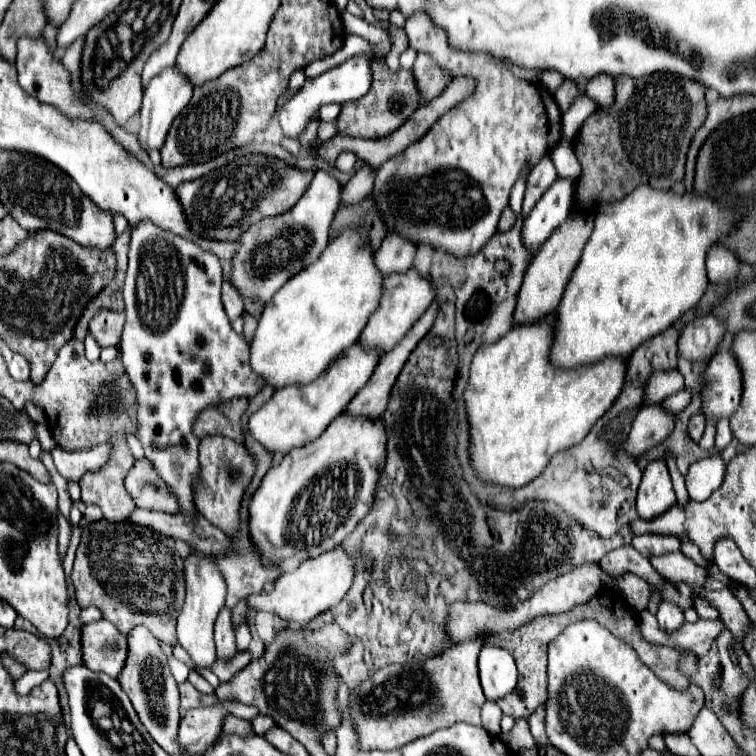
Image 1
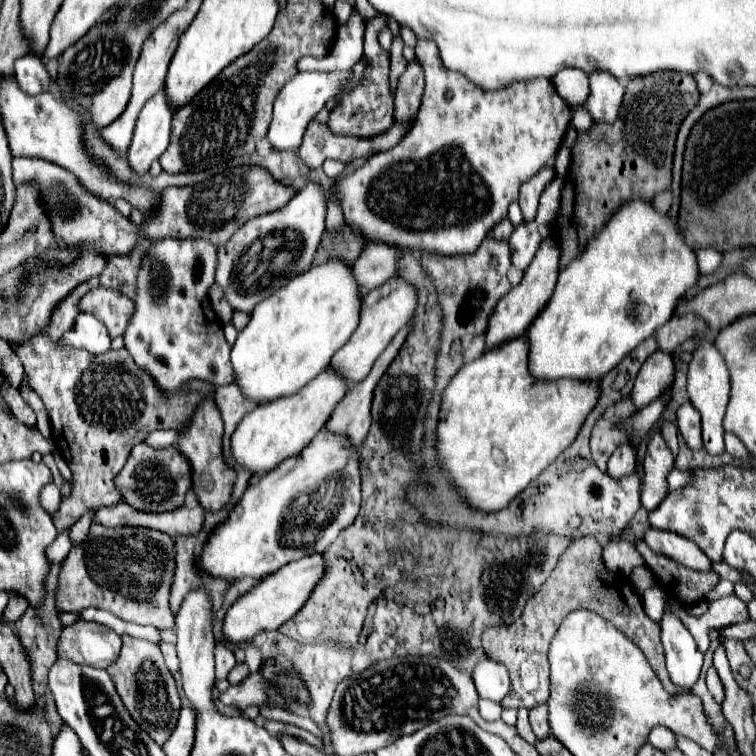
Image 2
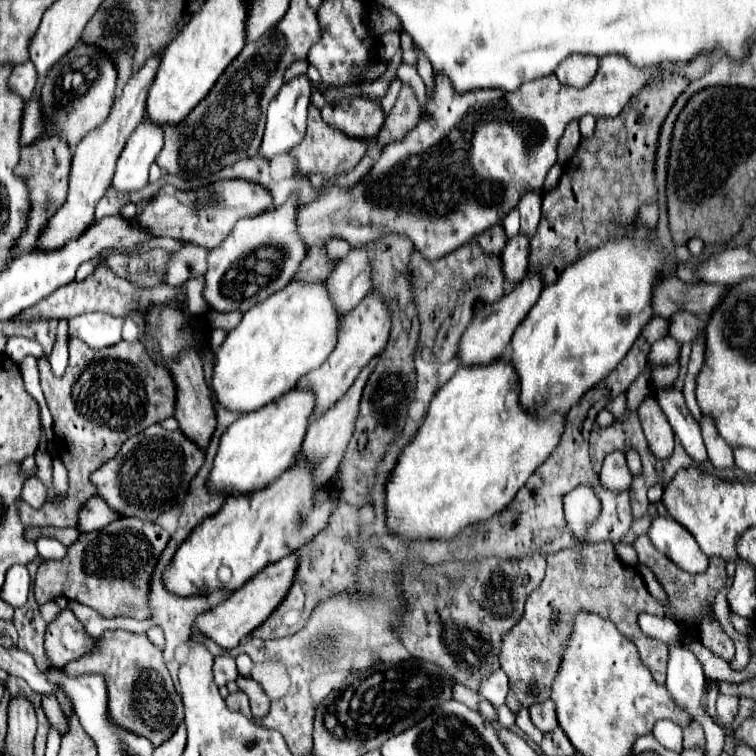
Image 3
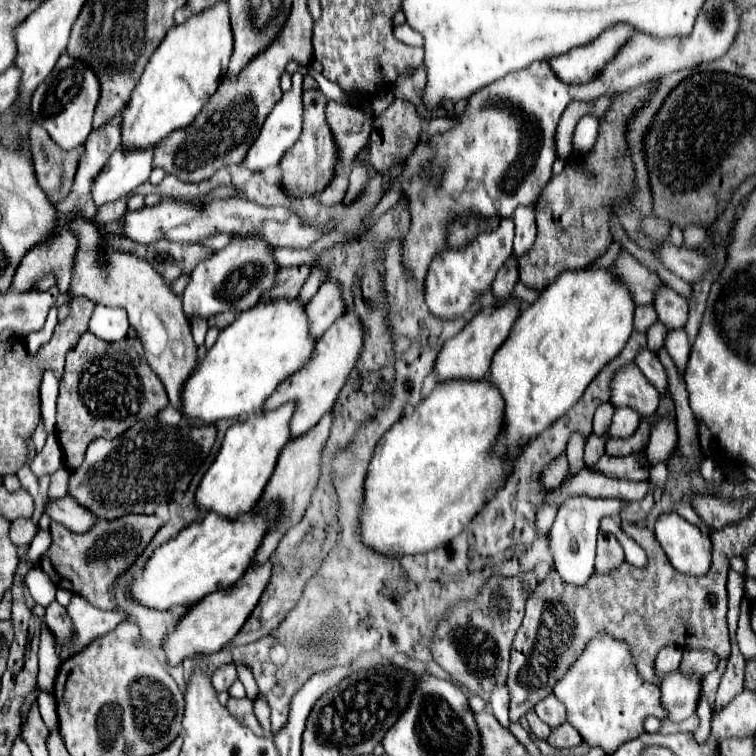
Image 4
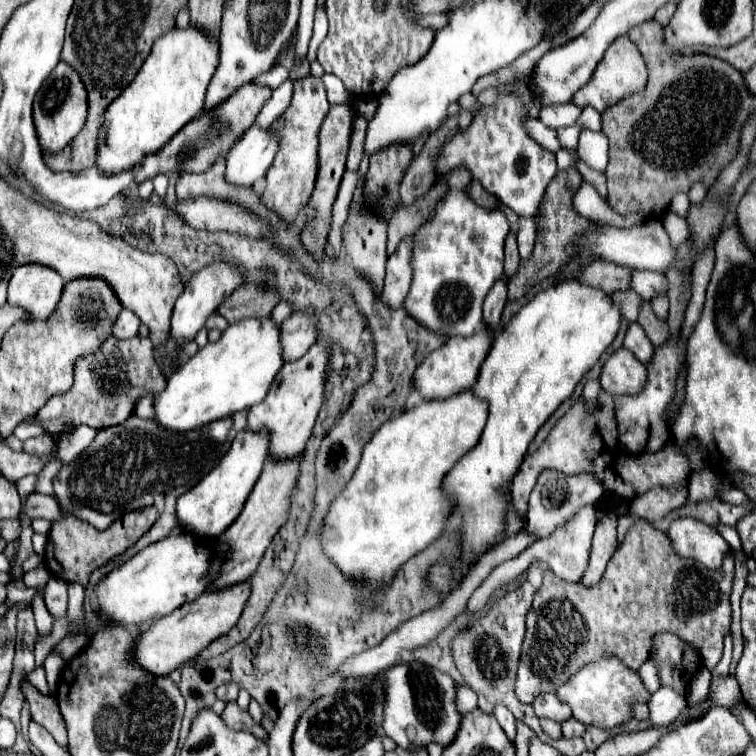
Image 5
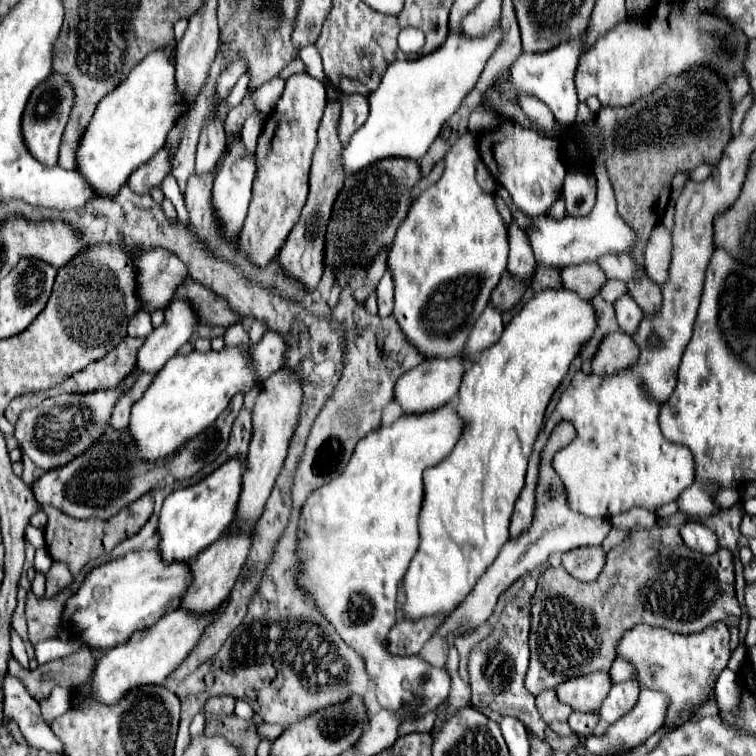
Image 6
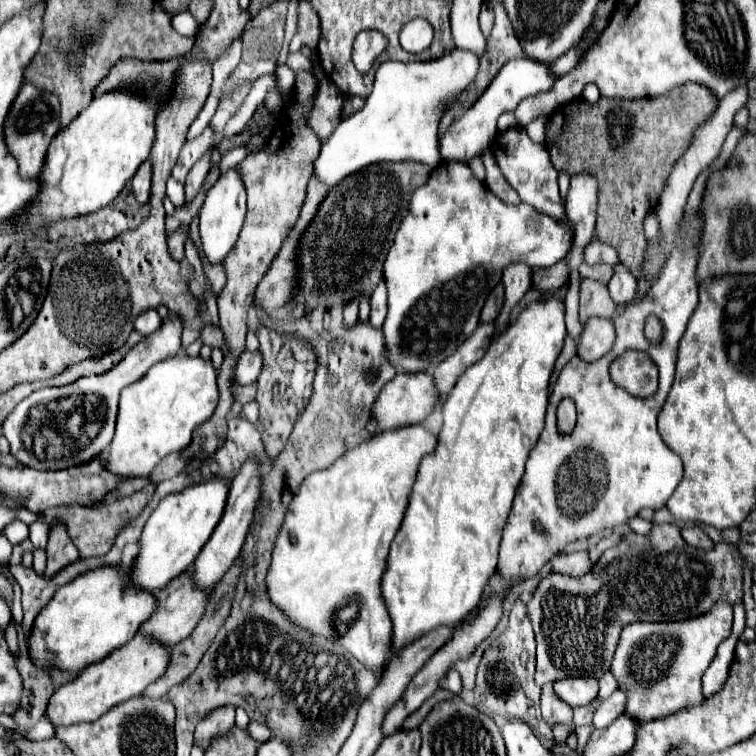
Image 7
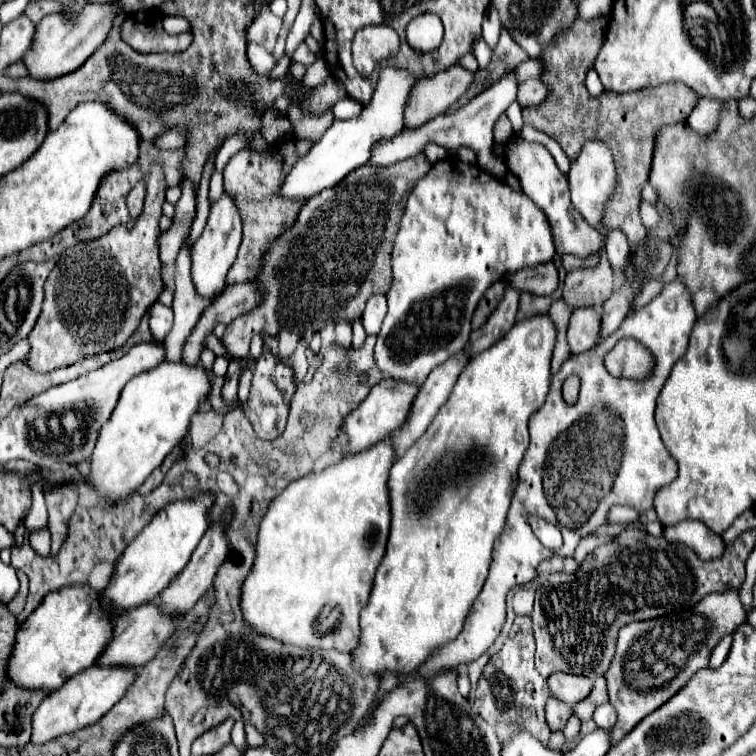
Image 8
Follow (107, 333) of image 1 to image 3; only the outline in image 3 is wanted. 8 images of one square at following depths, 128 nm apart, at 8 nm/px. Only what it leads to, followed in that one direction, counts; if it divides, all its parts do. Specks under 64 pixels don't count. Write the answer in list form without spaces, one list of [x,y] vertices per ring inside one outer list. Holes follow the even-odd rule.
[[[100,262],[100,266],[94,270],[94,274],[90,274],[86,280],[66,284],[64,288],[58,288],[48,298],[44,298],[40,304],[36,304],[32,310],[22,312],[22,318],[44,316],[44,318],[62,320],[62,318],[72,318],[72,316],[86,314],[86,312],[104,312],[104,314],[110,314],[110,316],[116,316],[116,318],[130,318],[130,316],[138,314],[140,310],[144,310],[152,302],[174,300],[176,294],[178,294],[176,288],[166,288],[162,284],[154,286],[154,288],[138,288],[134,284],[128,284],[126,280],[122,280],[114,272],[110,272],[104,266],[104,262]]]

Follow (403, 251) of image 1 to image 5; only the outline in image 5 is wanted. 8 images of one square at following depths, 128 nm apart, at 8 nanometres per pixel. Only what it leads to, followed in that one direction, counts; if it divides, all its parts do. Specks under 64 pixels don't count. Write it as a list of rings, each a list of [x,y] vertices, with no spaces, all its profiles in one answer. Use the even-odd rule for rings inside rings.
[[[296,310],[280,326],[284,360],[298,360],[318,340],[318,320],[310,310]]]

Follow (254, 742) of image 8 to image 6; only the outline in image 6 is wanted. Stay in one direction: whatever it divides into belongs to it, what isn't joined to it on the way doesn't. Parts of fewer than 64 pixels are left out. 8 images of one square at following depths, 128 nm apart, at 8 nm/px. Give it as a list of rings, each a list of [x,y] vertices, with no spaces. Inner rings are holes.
[[[262,724],[262,726],[258,726],[258,734],[260,734],[260,738],[266,738],[266,740],[270,740],[270,742],[274,742],[280,734],[282,734],[282,726],[278,726],[278,724]]]

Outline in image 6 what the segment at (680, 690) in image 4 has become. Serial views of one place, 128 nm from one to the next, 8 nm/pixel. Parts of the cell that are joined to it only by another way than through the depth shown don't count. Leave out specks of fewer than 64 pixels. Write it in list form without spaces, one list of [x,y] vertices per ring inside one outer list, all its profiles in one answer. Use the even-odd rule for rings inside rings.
[[[644,688],[632,712],[614,722],[602,738],[588,736],[584,748],[590,754],[602,754],[608,748],[634,748],[646,742],[664,726],[668,714],[668,696],[658,690]]]

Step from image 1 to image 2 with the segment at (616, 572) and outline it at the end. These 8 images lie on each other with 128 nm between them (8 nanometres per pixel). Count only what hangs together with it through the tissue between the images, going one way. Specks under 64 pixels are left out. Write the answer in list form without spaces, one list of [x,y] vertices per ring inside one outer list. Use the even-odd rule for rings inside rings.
[[[618,538],[618,540],[604,546],[604,560],[606,560],[609,570],[612,572],[618,570],[626,576],[630,575],[634,568],[638,568],[638,566],[644,568],[646,566],[642,556],[634,548],[634,544],[624,540],[624,538]],[[654,582],[652,588],[648,588],[641,594],[642,602],[644,602],[644,610],[650,616],[650,620],[660,622],[662,614],[664,614],[664,604],[666,604],[666,592],[660,590],[660,586]]]

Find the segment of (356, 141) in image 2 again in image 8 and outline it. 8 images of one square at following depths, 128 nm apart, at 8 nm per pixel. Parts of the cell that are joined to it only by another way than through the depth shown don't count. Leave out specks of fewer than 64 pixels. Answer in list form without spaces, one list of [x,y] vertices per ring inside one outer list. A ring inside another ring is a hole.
[[[286,136],[284,140],[272,144],[266,152],[242,150],[230,158],[228,166],[224,168],[224,190],[234,198],[240,210],[242,228],[246,236],[242,236],[236,262],[232,264],[226,276],[226,286],[252,282],[256,278],[256,272],[260,270],[260,260],[264,260],[264,252],[268,252],[272,240],[276,240],[276,236],[284,234],[296,222],[296,216],[300,212],[300,206],[304,206],[304,200],[284,200],[280,196],[280,184],[284,184],[284,176],[288,176],[292,164],[296,164],[296,160],[304,156],[304,152],[312,148],[312,144],[314,142],[296,136]]]

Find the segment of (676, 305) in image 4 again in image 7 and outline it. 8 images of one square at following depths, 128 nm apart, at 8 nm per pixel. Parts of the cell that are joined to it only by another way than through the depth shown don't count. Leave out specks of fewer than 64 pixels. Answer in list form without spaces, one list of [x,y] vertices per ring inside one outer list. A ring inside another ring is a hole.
[[[592,240],[584,250],[584,262],[590,264],[590,266],[596,266],[600,262],[616,266],[620,262],[620,258],[618,258],[618,252],[612,246],[608,246],[600,240]]]

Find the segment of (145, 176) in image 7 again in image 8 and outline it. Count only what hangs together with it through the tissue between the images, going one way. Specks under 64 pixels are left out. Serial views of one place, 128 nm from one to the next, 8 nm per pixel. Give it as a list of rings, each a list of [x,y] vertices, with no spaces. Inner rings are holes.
[[[140,180],[132,192],[128,194],[128,210],[132,214],[132,218],[138,218],[142,212],[142,204],[144,204],[144,196],[146,196],[146,184]]]

